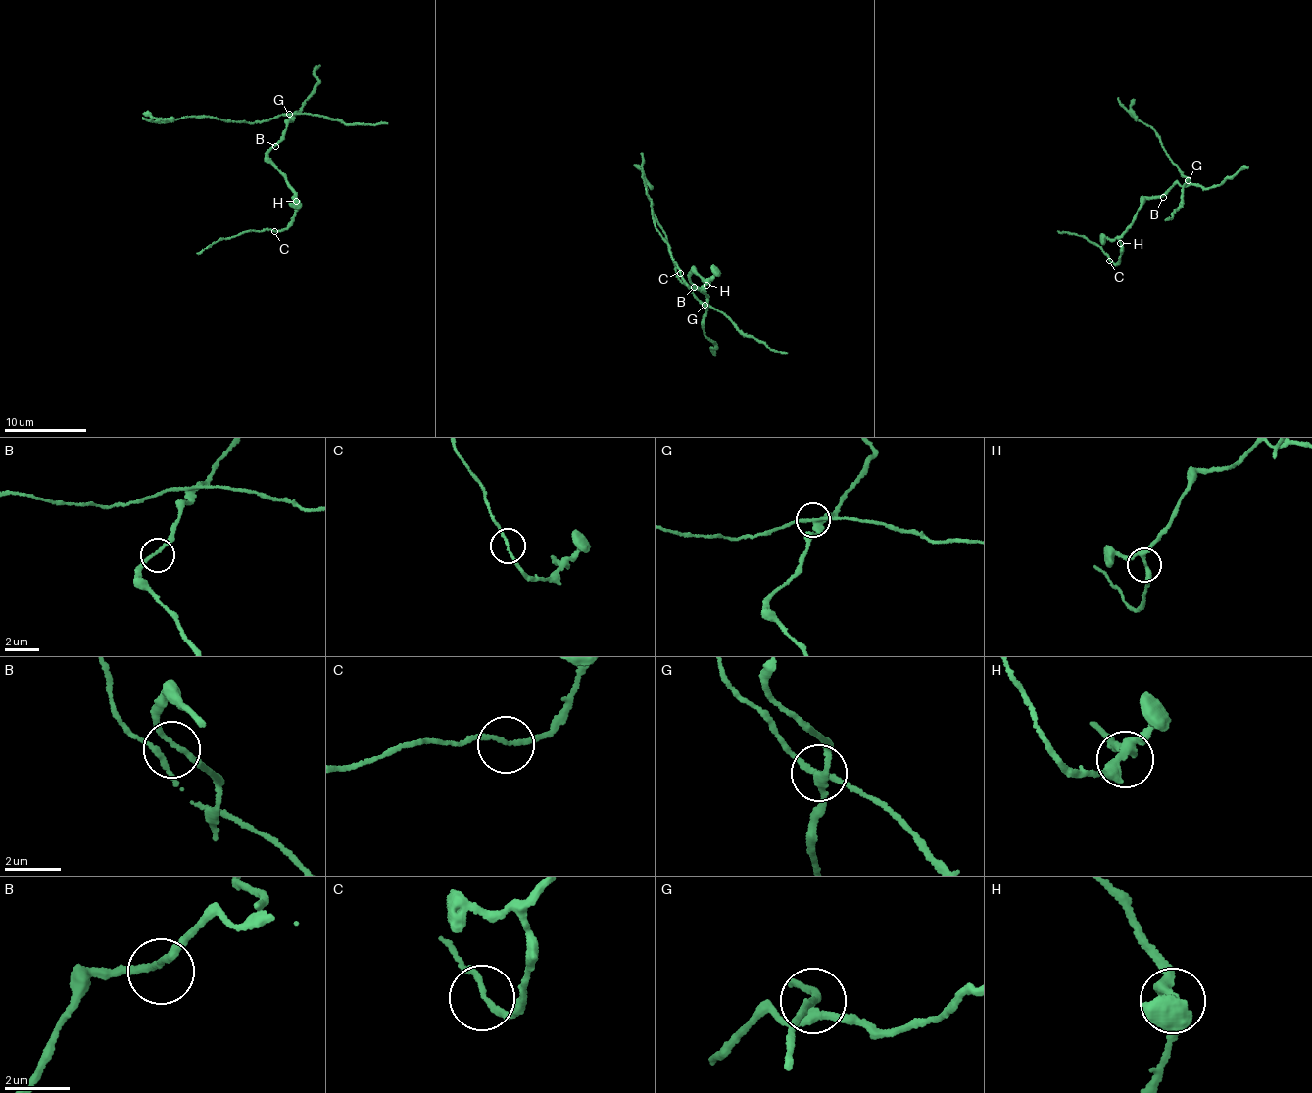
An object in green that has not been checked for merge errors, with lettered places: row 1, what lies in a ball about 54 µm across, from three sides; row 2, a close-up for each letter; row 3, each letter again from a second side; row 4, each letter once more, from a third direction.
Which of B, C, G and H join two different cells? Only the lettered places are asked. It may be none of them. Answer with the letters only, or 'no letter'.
C, G

